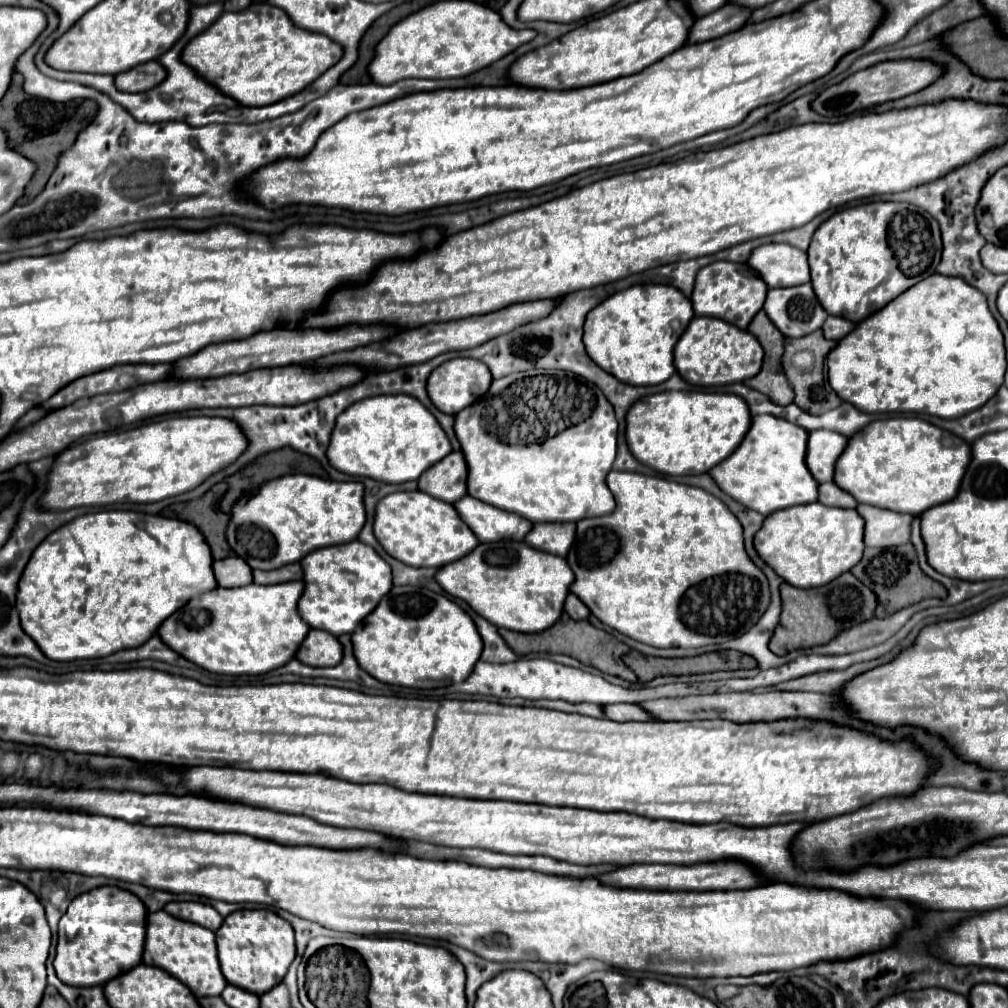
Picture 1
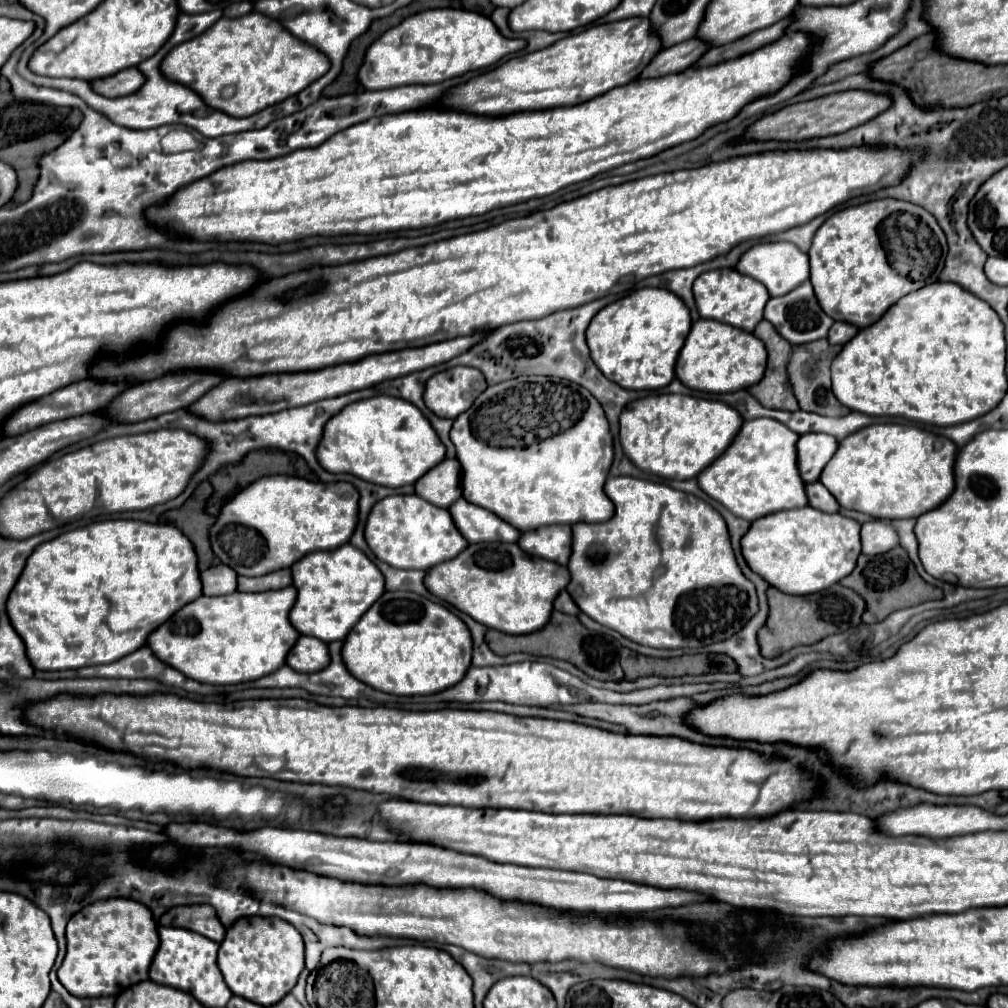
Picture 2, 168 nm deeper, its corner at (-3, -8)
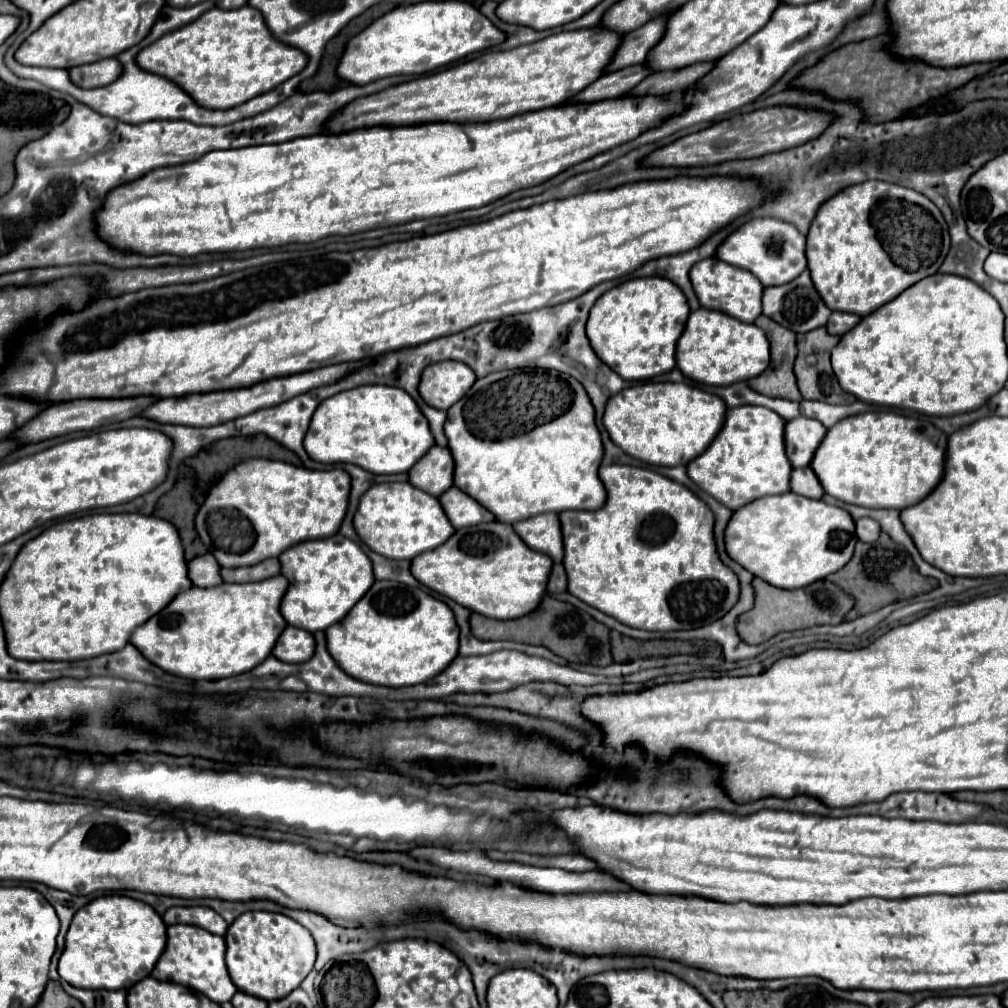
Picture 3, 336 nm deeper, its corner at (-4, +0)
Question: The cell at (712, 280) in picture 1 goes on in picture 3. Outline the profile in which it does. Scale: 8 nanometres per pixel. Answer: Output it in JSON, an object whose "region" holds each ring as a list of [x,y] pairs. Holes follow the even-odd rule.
{"region":[[[705,258],[691,268],[689,278],[703,308],[725,312],[741,322],[755,322],[755,318],[761,314],[763,284],[751,272],[743,268],[735,268],[717,258]]]}

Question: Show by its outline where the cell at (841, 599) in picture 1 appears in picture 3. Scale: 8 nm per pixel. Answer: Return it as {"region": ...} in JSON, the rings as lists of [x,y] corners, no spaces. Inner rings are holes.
{"region":[[[753,578],[751,586],[755,590],[755,604],[751,610],[739,616],[739,622],[735,624],[739,638],[747,644],[767,642],[779,632],[793,632],[819,624],[839,624],[843,622],[843,616],[853,608],[853,598],[829,580],[819,580],[801,590],[781,590],[761,578]]]}

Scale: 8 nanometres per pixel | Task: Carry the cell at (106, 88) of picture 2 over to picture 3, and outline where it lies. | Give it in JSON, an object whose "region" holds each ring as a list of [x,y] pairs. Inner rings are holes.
{"region":[[[105,58],[103,62],[93,62],[91,66],[75,66],[67,72],[75,86],[99,88],[117,80],[121,74],[121,64],[115,58]]]}

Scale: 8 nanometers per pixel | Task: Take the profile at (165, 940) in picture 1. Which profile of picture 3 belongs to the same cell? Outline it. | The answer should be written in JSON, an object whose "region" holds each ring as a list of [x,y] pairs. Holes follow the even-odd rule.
{"region":[[[175,924],[167,928],[167,948],[161,954],[159,962],[155,964],[151,976],[155,980],[163,982],[175,982],[183,984],[191,990],[197,990],[211,998],[217,1004],[223,1004],[233,998],[237,992],[237,986],[231,982],[225,966],[225,940],[223,936],[211,934],[199,926],[187,926],[187,924]]]}

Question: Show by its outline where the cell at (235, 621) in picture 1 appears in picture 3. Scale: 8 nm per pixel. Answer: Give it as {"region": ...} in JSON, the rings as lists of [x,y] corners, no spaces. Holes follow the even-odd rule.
{"region":[[[283,576],[267,578],[263,582],[247,582],[247,584],[219,584],[213,588],[197,588],[191,586],[189,590],[177,594],[159,614],[139,626],[129,644],[133,644],[151,664],[159,666],[161,670],[189,680],[221,680],[229,676],[243,674],[255,668],[263,658],[267,658],[287,626],[279,612],[281,598],[287,590],[289,582]]]}

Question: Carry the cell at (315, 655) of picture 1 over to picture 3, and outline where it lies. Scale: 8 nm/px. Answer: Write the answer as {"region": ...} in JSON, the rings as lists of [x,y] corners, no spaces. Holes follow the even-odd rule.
{"region":[[[287,626],[271,654],[283,662],[307,662],[315,652],[315,640],[307,630],[299,630],[295,626]]]}

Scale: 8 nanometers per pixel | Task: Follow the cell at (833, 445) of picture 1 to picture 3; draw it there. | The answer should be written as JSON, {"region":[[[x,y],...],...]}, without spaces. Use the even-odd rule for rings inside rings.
{"region":[[[793,418],[785,422],[785,452],[793,468],[805,468],[813,460],[827,428],[813,418]]]}

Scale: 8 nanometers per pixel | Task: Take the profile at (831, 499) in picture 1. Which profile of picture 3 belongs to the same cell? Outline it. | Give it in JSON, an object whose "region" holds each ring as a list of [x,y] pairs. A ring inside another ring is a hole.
{"region":[[[799,468],[791,472],[791,492],[807,496],[807,498],[823,498],[825,490],[821,486],[821,482],[817,480],[815,472],[811,468]]]}

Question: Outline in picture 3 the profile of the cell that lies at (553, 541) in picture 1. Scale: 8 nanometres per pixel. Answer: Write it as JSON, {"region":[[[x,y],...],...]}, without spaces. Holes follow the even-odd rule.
{"region":[[[555,512],[537,514],[535,518],[515,522],[513,528],[521,540],[527,542],[527,546],[547,554],[553,562],[563,562],[563,538],[559,516]]]}

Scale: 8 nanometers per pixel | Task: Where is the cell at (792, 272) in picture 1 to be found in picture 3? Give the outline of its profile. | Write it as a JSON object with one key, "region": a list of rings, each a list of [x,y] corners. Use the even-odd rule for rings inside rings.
{"region":[[[753,218],[731,232],[723,244],[717,246],[715,256],[731,266],[749,270],[759,278],[763,286],[779,286],[791,282],[807,268],[805,258],[805,236],[799,234],[789,222],[779,222],[777,218]]]}

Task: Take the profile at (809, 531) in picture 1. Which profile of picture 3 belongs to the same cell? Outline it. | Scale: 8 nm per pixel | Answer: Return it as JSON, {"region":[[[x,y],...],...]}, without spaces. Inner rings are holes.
{"region":[[[793,492],[759,498],[755,502],[749,502],[747,506],[741,506],[739,510],[733,512],[725,528],[727,554],[735,558],[735,562],[739,562],[745,570],[751,570],[753,576],[763,578],[771,586],[787,588],[787,590],[805,588],[843,568],[853,556],[855,542],[857,542],[855,522],[843,508],[831,506],[823,500],[809,500]]]}

